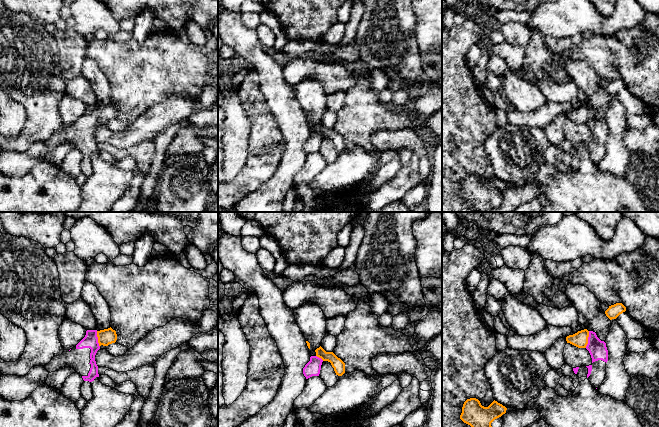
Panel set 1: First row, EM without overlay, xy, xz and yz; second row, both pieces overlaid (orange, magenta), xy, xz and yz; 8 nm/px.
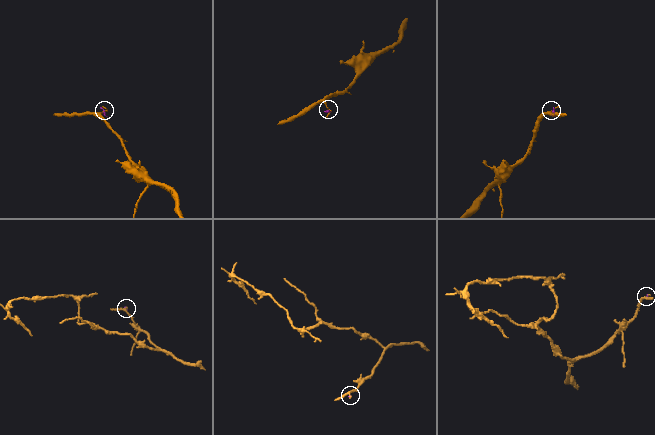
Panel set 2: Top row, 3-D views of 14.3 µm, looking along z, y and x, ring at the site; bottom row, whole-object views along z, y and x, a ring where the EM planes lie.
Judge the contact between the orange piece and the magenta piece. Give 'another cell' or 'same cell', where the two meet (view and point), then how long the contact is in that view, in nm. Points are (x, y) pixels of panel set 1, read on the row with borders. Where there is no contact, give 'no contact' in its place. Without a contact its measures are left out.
another cell; meets orange in yz at (587, 339); contact 140 nm long

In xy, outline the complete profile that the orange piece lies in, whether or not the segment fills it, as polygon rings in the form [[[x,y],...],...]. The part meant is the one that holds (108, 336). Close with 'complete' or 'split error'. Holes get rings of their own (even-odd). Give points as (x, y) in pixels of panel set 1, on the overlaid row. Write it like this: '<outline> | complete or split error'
[[[111,327],[108,329],[97,331],[99,346],[108,346],[109,344],[115,343],[117,340],[116,331]]] | complete

